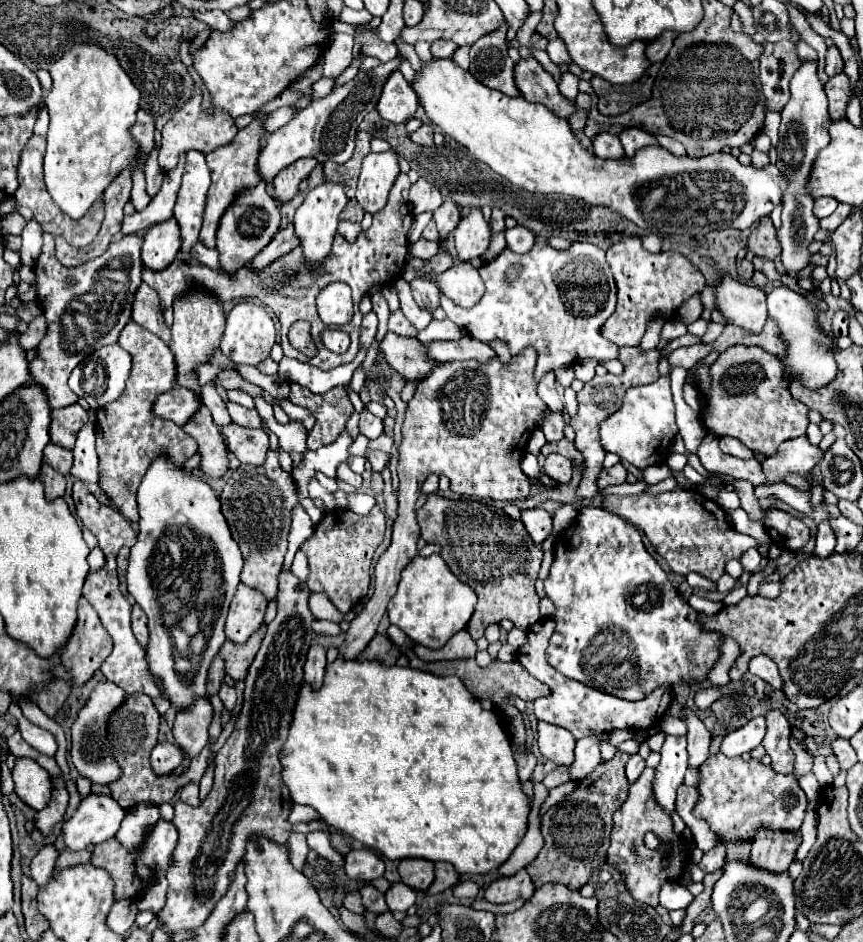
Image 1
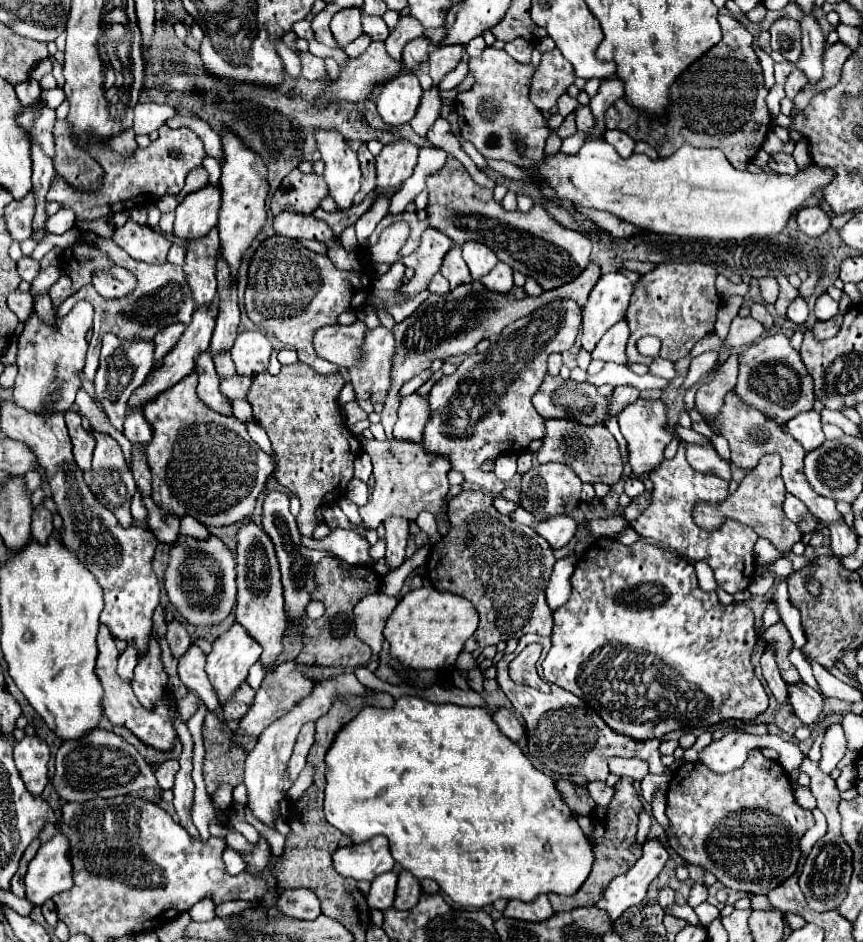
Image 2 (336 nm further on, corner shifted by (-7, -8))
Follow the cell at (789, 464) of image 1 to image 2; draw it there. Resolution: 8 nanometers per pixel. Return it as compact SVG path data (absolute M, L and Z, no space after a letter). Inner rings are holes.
M816 411L796 415L786 423L786 431L804 447L804 451L818 449L826 441L820 427L820 415Z

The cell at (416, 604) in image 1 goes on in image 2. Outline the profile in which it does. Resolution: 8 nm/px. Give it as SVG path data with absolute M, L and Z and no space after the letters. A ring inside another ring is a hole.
M432 585L414 589L404 595L386 621L384 637L390 643L390 653L410 669L446 669L456 663L466 639L478 627L474 605L448 591L438 591Z

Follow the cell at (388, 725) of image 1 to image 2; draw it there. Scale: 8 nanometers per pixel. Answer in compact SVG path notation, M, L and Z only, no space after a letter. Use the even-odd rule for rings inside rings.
M404 695L394 701L390 709L366 705L352 721L348 721L334 737L326 753L326 801L324 813L326 821L348 835L354 843L366 843L376 835L384 835L390 841L390 853L394 861L398 861L406 871L410 871L418 879L434 879L442 891L458 905L482 909L492 905L496 899L520 899L520 901L534 901L542 893L558 893L558 895L572 895L580 889L592 869L592 845L582 833L580 825L572 819L572 811L562 801L560 793L554 787L554 779L538 771L530 759L522 753L522 749L510 741L496 725L492 715L480 707L460 707L452 703L432 703L422 697Z

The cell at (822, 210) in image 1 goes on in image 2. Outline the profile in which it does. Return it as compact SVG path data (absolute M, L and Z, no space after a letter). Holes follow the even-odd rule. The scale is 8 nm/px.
M808 207L802 209L796 217L798 227L808 235L808 237L820 237L828 227L830 227L830 217L820 209L820 207Z

